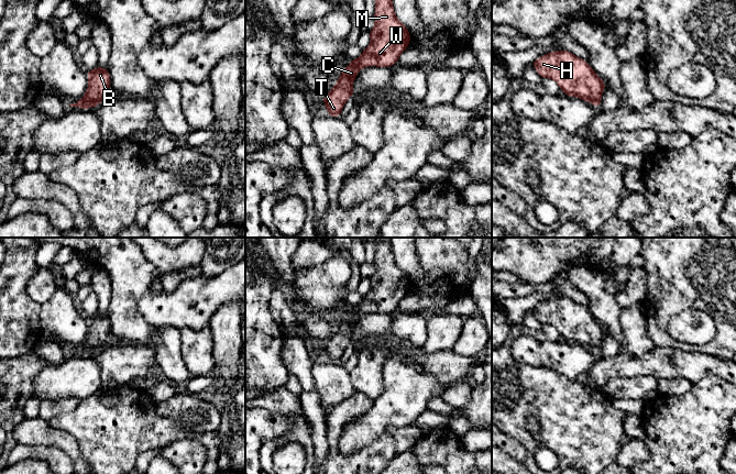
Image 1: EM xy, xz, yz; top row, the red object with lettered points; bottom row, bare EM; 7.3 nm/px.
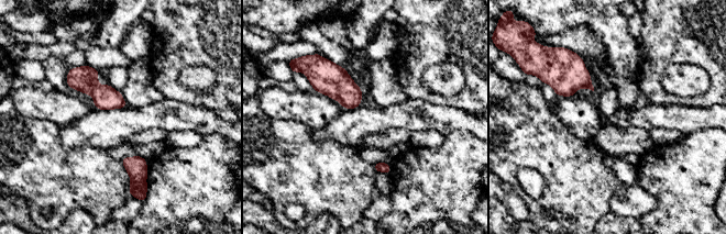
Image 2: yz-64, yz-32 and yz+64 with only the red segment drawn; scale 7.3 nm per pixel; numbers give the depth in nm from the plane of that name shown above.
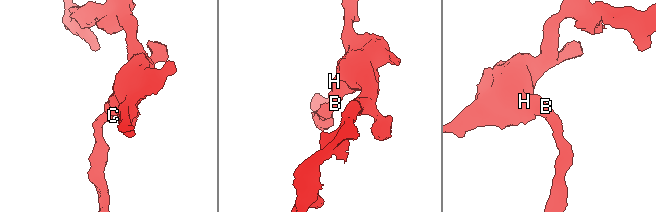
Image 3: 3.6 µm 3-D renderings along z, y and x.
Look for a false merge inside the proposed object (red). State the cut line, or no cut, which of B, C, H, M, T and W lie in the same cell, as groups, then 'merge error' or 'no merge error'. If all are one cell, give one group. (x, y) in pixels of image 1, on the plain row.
no cut; B C H M T W; no merge error

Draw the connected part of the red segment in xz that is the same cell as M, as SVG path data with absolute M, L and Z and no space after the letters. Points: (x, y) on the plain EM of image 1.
M373 238L376 245L375 272L369 278L371 290L363 300L342 316L340 324L331 338L322 343L330 363L340 363L345 348L353 342L353 326L360 316L367 312L388 313L397 309L408 294L410 280L396 264L391 238Z

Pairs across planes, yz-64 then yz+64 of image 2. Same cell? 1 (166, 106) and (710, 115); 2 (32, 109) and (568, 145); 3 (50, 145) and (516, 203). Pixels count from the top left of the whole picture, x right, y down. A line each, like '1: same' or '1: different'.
1: same
2: different
3: different

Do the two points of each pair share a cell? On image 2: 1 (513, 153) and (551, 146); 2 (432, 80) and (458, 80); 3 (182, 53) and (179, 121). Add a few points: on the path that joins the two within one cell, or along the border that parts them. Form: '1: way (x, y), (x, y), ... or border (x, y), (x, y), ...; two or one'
1: way (523, 146), (541, 146); one
2: way (439, 80), (444, 82), (451, 80); one
3: border (165, 97), (206, 108); two

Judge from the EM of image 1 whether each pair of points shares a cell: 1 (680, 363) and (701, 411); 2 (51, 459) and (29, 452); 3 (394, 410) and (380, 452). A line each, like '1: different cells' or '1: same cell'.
1: different cells
2: same cell
3: different cells

